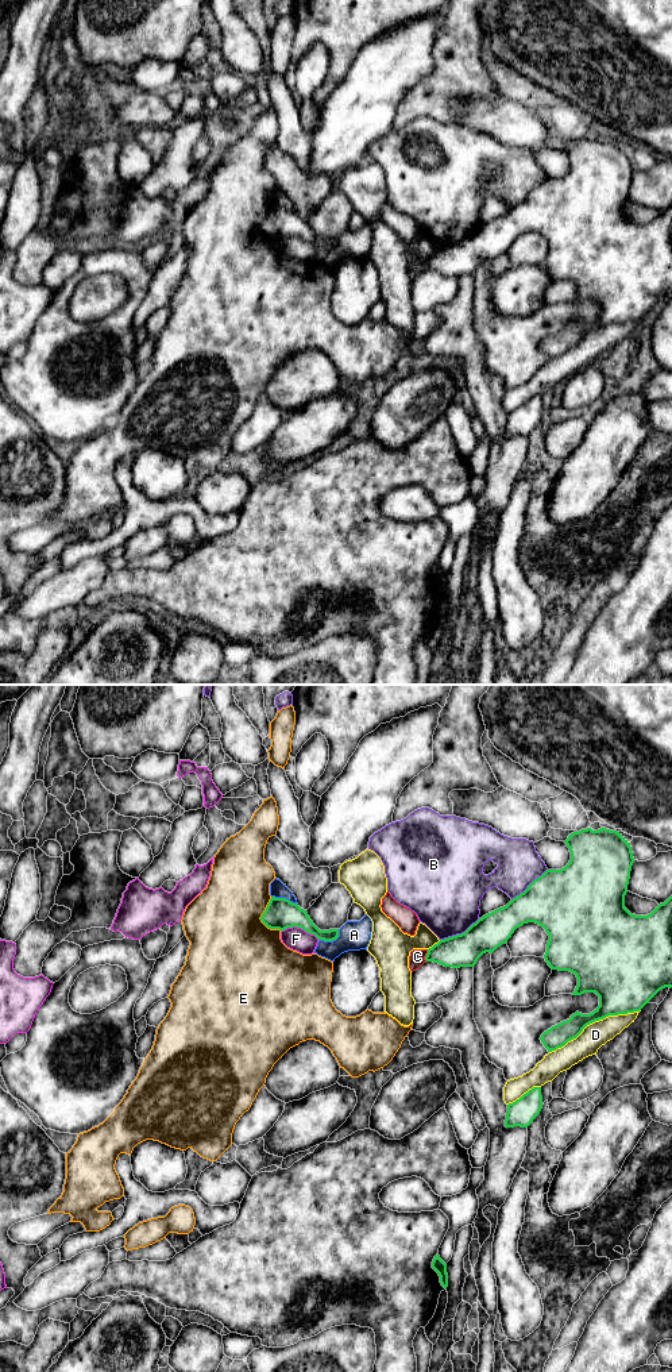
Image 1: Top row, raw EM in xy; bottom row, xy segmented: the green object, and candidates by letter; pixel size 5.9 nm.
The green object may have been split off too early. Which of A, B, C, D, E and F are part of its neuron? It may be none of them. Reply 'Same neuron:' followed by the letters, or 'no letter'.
Same neuron: no letter

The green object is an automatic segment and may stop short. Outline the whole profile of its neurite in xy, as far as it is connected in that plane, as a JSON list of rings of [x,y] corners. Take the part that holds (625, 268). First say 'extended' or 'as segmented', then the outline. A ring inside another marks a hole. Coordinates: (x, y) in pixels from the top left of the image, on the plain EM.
as segmented | [[[606,136],[573,140],[564,151],[571,161],[571,169],[564,177],[547,178],[506,215],[483,224],[464,242],[440,248],[428,258],[425,265],[426,270],[444,275],[474,275],[483,262],[493,262],[498,255],[506,253],[514,239],[524,232],[536,231],[542,235],[549,244],[544,263],[548,274],[552,278],[569,280],[576,284],[578,294],[572,304],[595,301],[599,305],[599,315],[592,321],[576,320],[569,328],[541,343],[540,348],[548,361],[564,355],[595,329],[609,324],[640,320],[660,298],[672,296],[672,204],[648,224],[632,223],[625,216],[625,204],[634,172],[630,151],[619,140]]]

